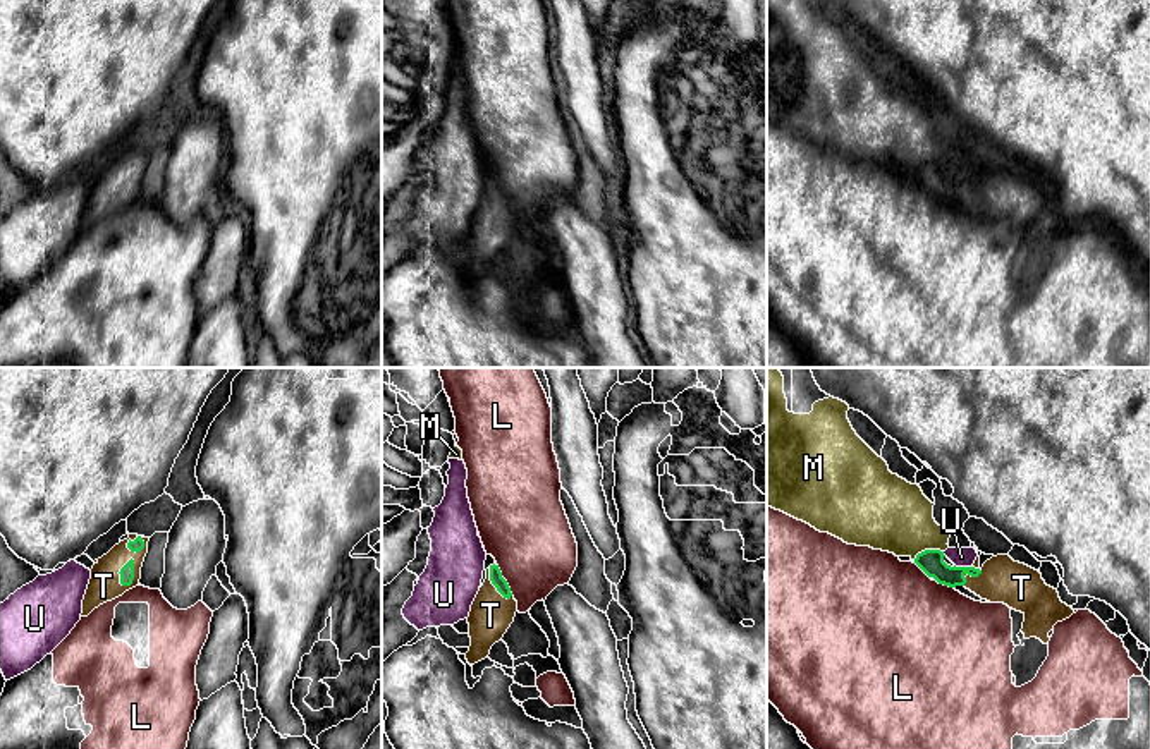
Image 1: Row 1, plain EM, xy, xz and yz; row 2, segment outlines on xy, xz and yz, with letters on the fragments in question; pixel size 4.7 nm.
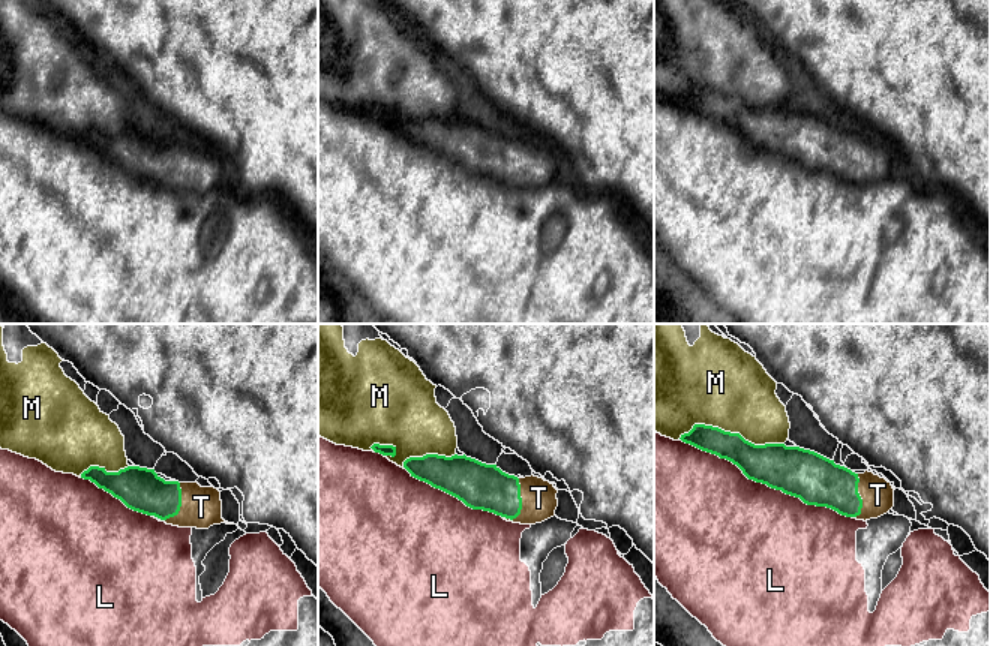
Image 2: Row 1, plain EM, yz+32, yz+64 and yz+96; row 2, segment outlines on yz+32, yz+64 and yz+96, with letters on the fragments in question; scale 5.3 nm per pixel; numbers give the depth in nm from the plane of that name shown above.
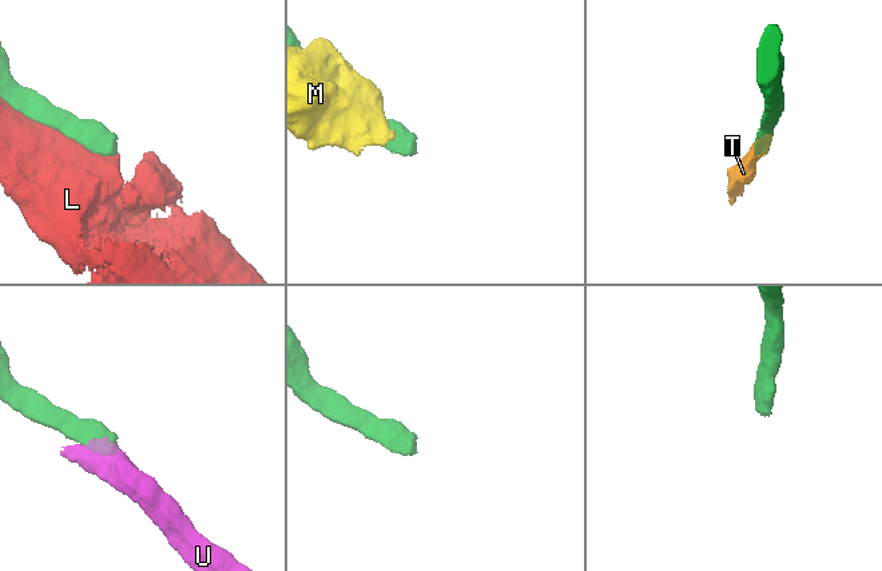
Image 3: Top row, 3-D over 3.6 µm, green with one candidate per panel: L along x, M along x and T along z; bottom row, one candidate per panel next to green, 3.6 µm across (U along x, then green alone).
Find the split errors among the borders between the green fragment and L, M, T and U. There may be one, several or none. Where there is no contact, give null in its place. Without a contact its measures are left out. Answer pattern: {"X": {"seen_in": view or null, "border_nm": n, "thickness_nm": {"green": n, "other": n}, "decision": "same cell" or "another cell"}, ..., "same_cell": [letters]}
{"L": {"seen_in": "xz", "border_nm": 170, "thickness_nm": {"green": 60, "other": 400}, "decision": "another cell"}, "M": {"seen_in": "yz", "border_nm": 150, "thickness_nm": {"green": 110, "other": 340}, "decision": "another cell"}, "T": {"seen_in": "xy", "border_nm": 150, "thickness_nm": {"green": 70, "other": 150}, "decision": "same cell"}, "U": {"seen_in": "yz", "border_nm": 90, "thickness_nm": {"green": 110, "other": 100}, "decision": "another cell"}, "same_cell": ["T"]}

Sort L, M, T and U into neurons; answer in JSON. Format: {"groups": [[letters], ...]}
{"groups": [["L"], ["M", "U"], ["T"]]}

